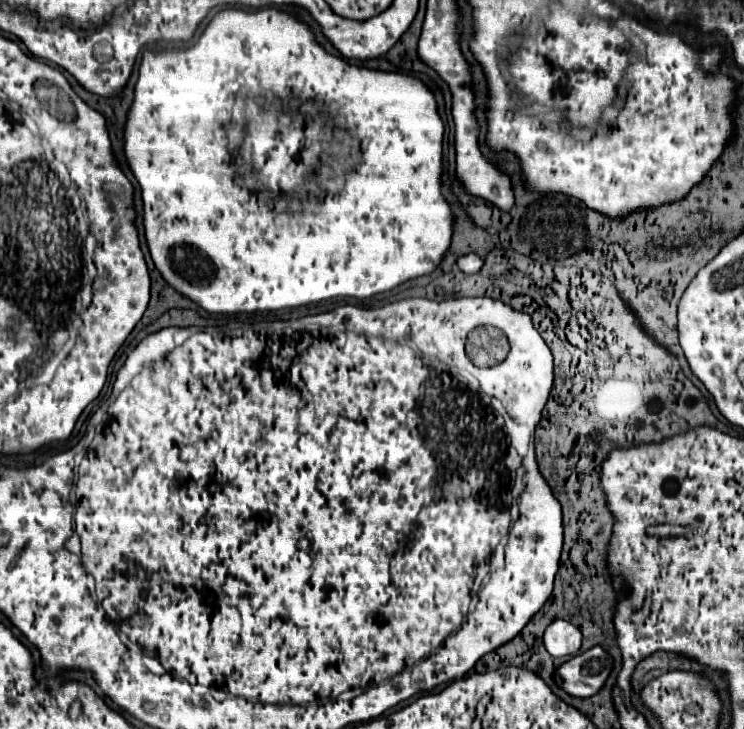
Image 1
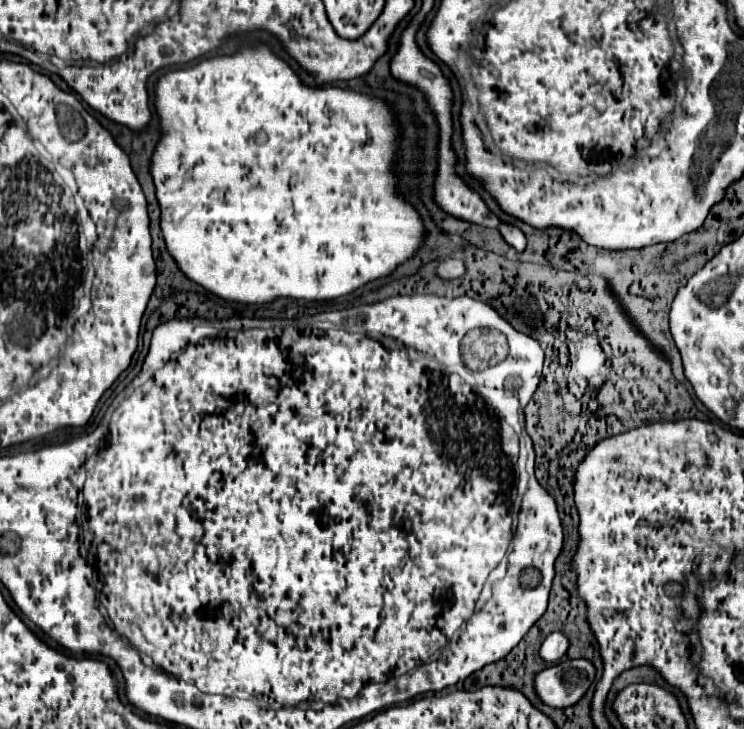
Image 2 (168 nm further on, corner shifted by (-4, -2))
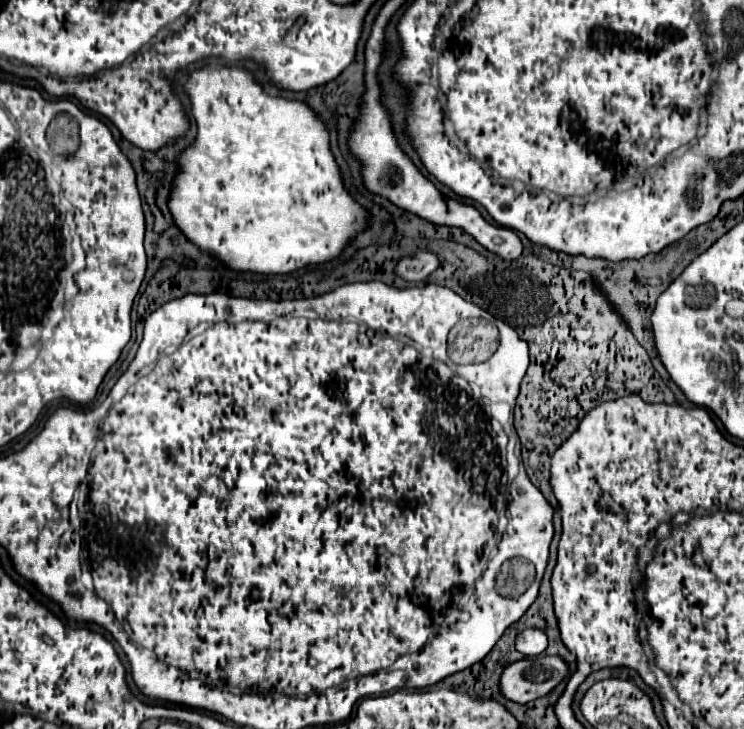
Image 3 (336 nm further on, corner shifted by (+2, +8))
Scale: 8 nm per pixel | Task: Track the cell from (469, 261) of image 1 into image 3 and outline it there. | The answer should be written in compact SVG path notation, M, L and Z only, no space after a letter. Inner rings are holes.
M417 252L413 256L399 258L395 264L395 274L407 282L421 282L425 280L435 268L439 266L439 260L431 252Z

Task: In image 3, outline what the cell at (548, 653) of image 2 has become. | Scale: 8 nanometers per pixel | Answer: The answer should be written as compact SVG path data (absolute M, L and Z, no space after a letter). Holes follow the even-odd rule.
M529 628L519 632L519 636L515 638L515 650L521 652L525 658L535 658L543 654L545 648L547 648L547 636L541 630Z

